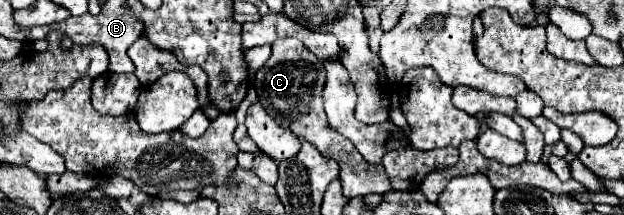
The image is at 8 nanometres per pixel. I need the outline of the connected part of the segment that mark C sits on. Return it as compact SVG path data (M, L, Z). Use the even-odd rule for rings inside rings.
M278 39L272 43L270 59L256 71L254 75L254 89L258 93L258 101L272 115L282 127L288 127L294 135L314 143L324 155L336 159L340 163L340 179L346 197L368 195L368 193L386 193L390 191L390 181L382 165L370 165L354 147L352 143L342 137L338 131L328 127L326 113L322 109L322 89L326 81L326 73L322 63L316 63L316 55L310 53L302 41L298 39ZM304 61L304 63L294 63Z

